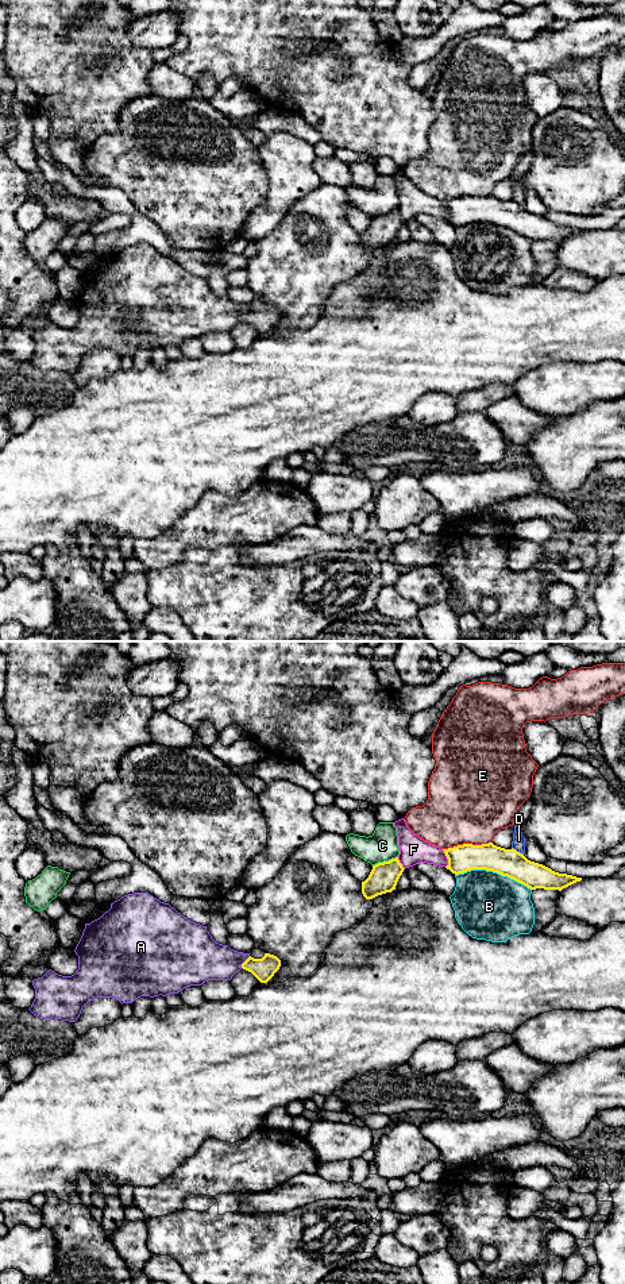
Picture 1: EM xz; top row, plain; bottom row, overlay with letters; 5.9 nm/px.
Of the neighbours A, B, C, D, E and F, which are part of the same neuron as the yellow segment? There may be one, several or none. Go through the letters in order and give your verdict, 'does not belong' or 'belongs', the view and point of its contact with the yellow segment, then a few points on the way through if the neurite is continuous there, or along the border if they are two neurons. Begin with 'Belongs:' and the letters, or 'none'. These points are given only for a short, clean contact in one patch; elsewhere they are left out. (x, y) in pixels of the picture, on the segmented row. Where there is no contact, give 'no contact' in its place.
Belongs: A
A: belongs | xz (245, 961) | across xz (263, 970), (245, 961), (212, 961), (203, 959)
B: does not belong | xz (493, 871)
C: does not belong | xz (385, 862) | along xz (397, 856), (373, 866)
D: does not belong | xz (516, 851) | along xz (512, 847), (523, 855)
E: does not belong | xz (466, 844)
F: does not belong | xz (447, 858)

